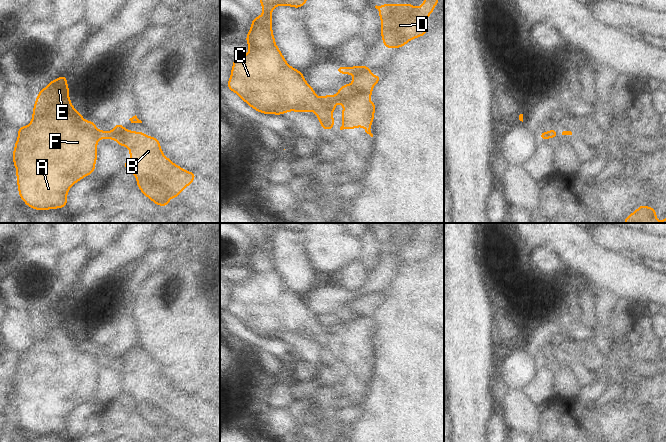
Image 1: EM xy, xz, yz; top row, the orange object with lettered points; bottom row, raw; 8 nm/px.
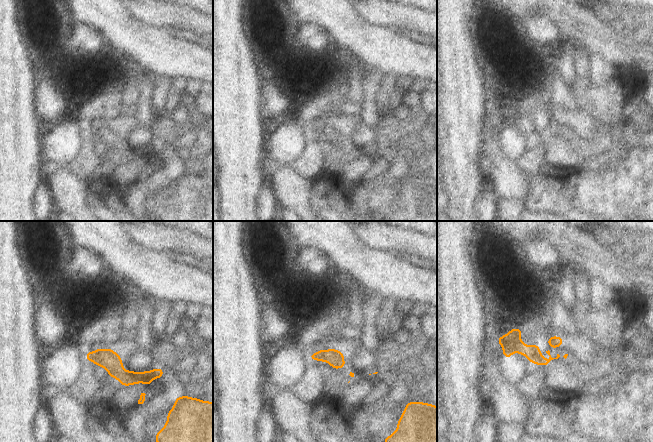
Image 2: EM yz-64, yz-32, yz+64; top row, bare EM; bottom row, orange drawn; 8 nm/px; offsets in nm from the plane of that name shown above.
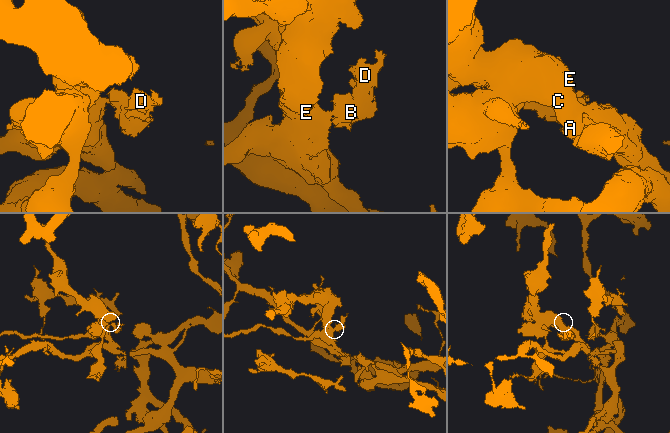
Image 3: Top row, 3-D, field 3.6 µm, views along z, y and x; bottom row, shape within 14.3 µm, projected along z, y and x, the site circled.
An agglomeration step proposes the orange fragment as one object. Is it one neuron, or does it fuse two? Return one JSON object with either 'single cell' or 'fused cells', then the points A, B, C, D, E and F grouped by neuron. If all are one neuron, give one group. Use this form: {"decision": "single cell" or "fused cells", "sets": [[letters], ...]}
{"decision": "fused cells", "sets": [["A", "C", "E", "F"], ["B", "D"]]}

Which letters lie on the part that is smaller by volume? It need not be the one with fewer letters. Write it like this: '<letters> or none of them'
B, D

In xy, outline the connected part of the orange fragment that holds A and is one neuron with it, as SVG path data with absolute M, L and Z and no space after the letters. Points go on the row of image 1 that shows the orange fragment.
M67 76L56 78L49 82L45 89L37 91L39 95L35 99L31 123L18 128L18 139L13 150L13 164L17 169L18 196L28 207L39 211L65 208L71 186L95 171L97 142L103 138L109 140L115 138L109 132L98 130L93 121L86 122L84 117L72 106L69 99Z

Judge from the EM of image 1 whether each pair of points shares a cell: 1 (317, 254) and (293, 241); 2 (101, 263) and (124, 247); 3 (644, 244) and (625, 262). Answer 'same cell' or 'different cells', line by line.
1: different cells
2: same cell
3: different cells

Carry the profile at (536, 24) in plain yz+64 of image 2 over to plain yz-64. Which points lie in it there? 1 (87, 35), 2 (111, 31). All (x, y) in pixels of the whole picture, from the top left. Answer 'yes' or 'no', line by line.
1: yes
2: no

